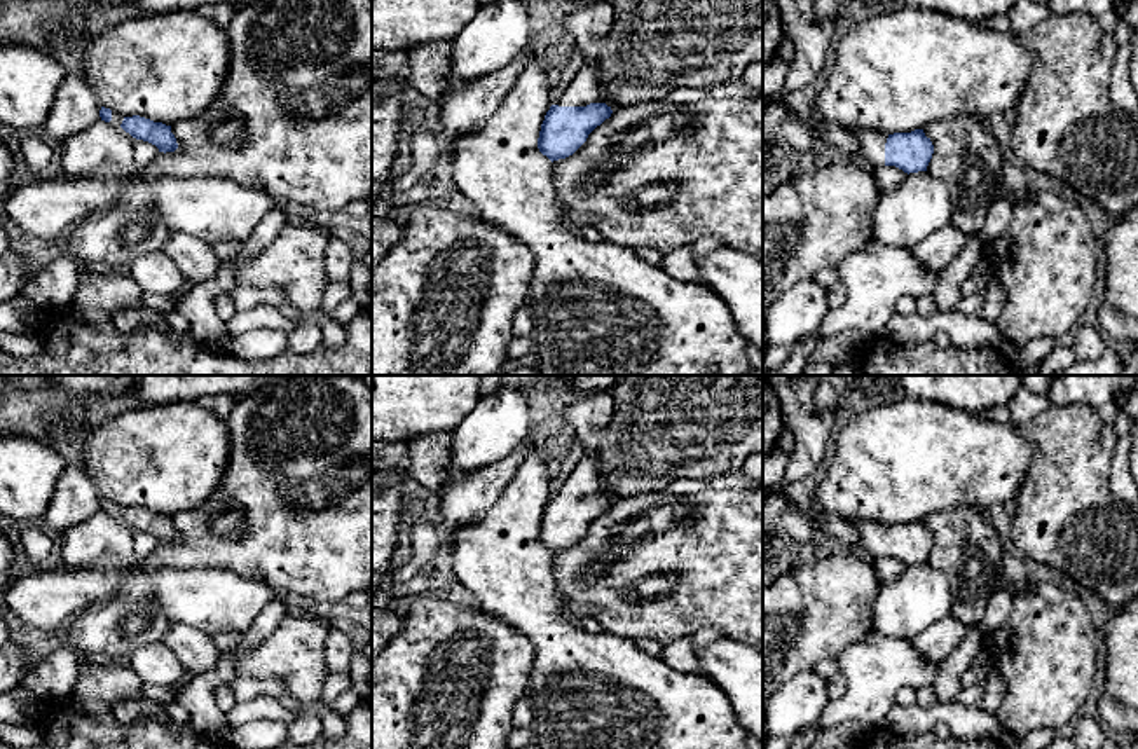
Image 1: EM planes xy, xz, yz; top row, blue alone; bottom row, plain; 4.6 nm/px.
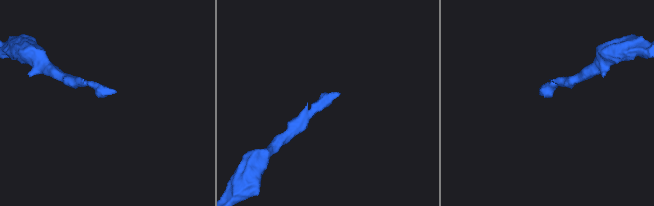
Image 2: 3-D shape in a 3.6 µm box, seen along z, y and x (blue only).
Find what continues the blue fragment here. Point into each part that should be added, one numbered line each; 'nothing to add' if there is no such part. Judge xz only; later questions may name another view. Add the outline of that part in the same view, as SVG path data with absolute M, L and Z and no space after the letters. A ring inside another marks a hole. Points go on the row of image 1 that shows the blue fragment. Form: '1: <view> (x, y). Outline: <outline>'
1: xz (585, 88). Outline: M588 61L578 75L564 89L559 107L586 107L590 103L604 103L599 66Z

